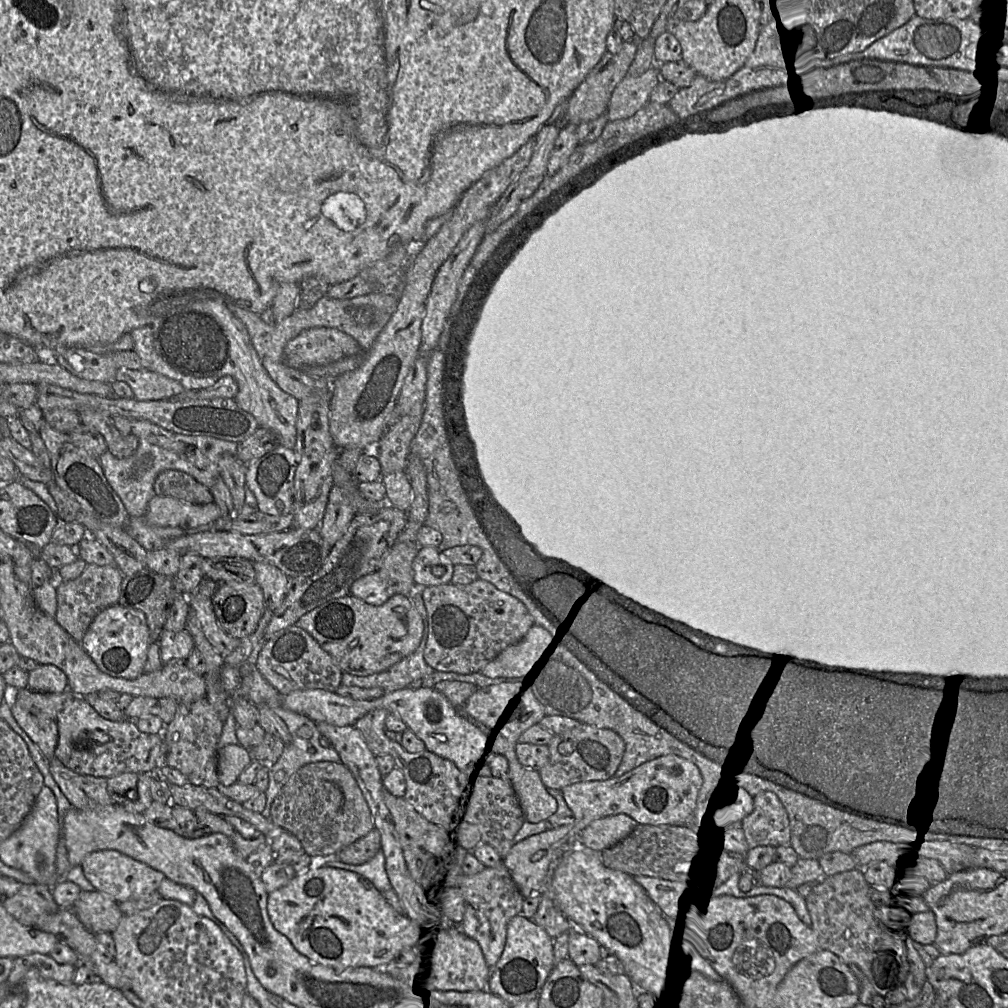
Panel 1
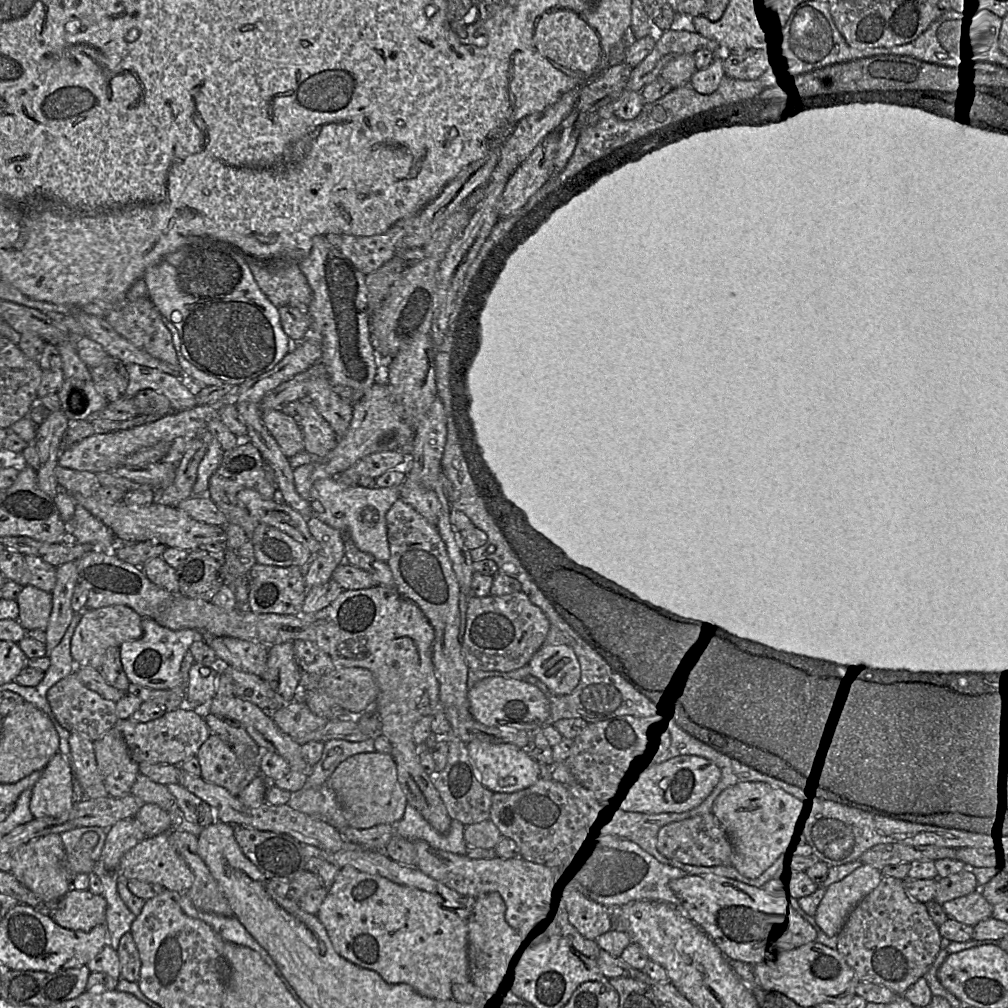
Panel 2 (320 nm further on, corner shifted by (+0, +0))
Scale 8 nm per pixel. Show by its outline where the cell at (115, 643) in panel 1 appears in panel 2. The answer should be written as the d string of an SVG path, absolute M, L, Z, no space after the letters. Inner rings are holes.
M143 618L142 628L143 635L139 639L124 642L118 647L123 670L130 683L153 689L171 689L184 685L182 661L192 643L202 639L201 632L195 629L171 630L150 618Z

